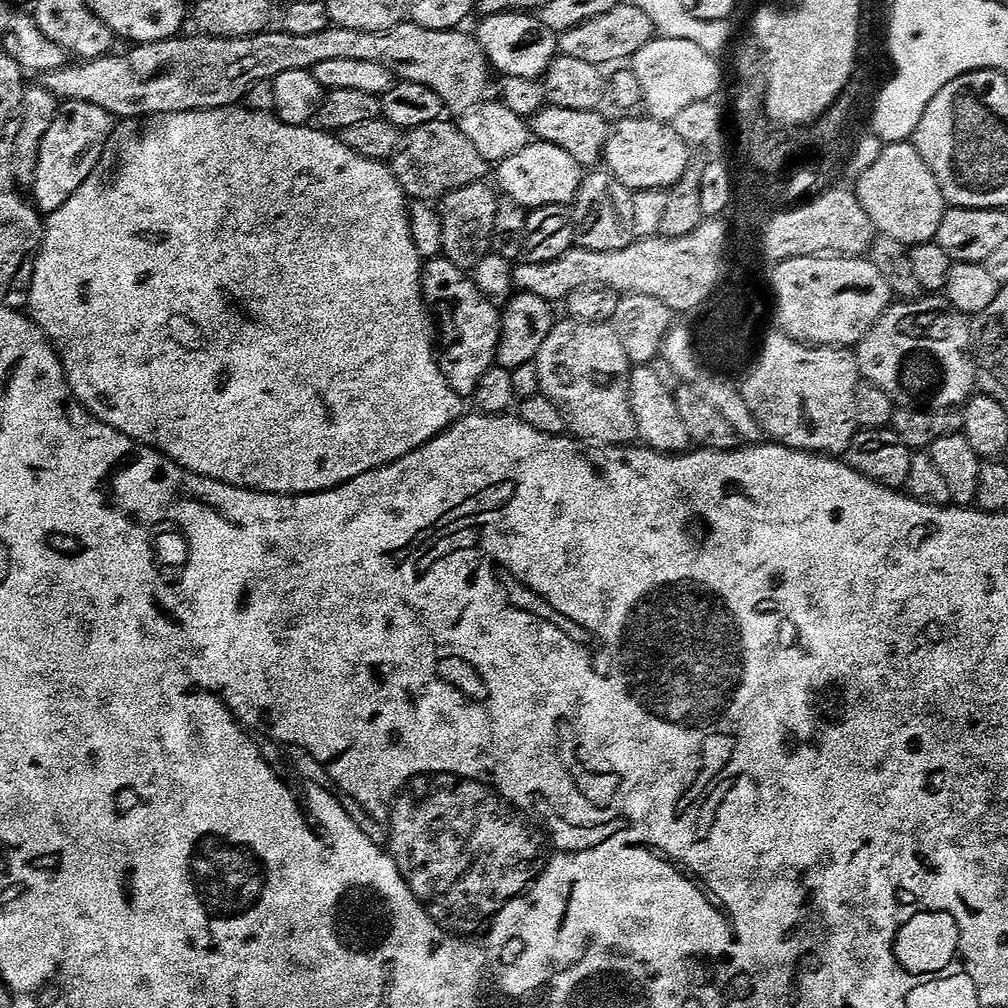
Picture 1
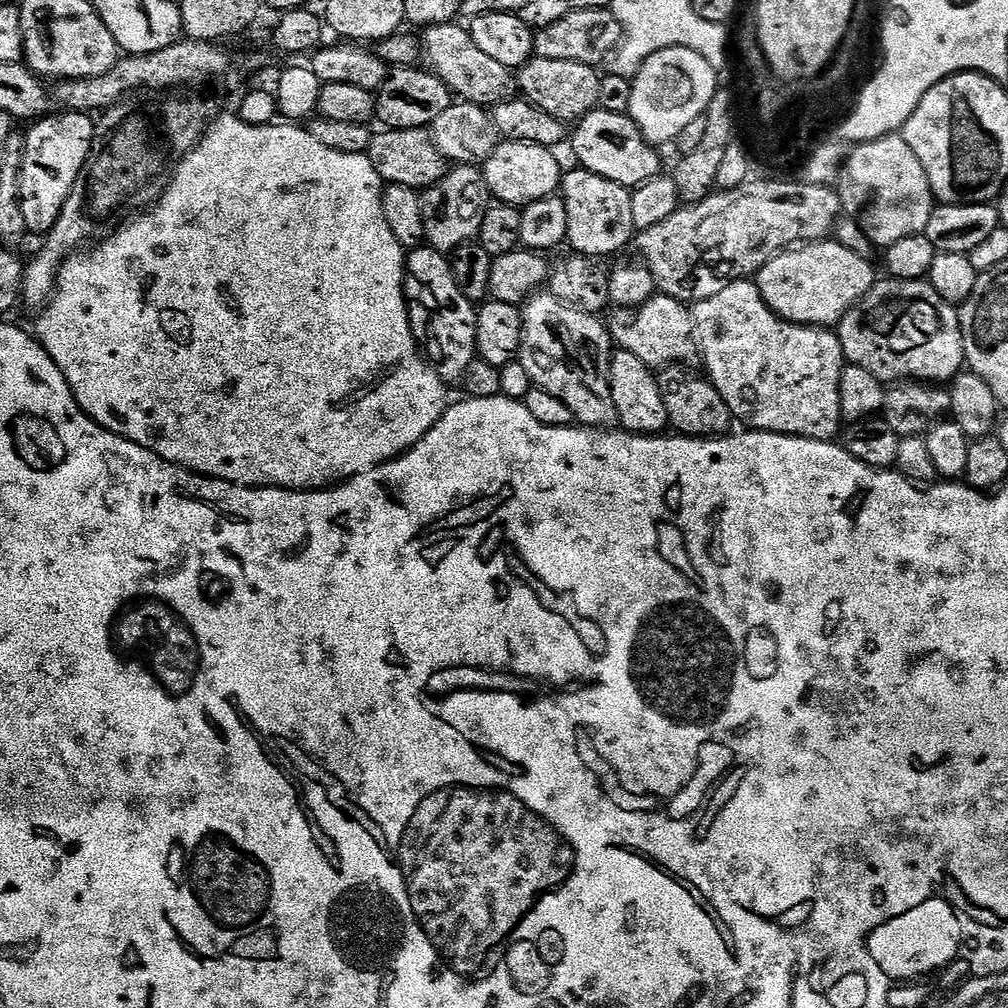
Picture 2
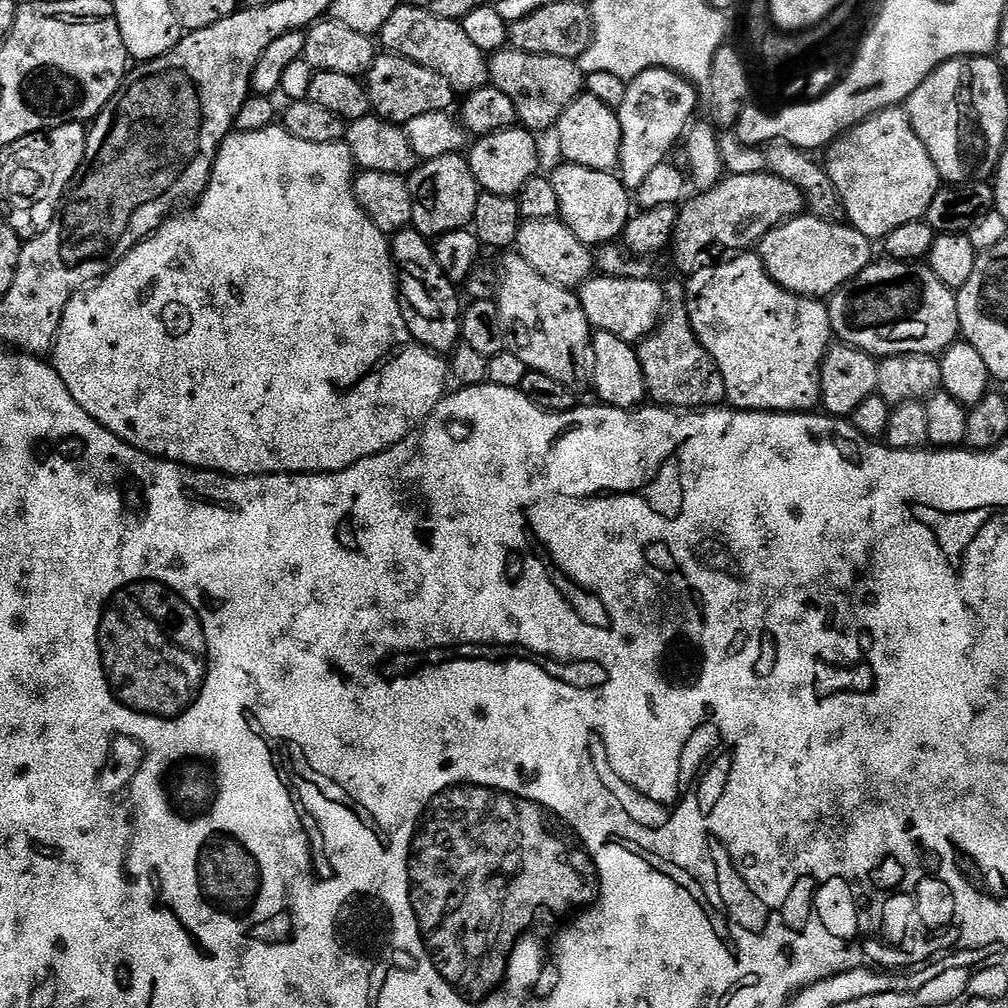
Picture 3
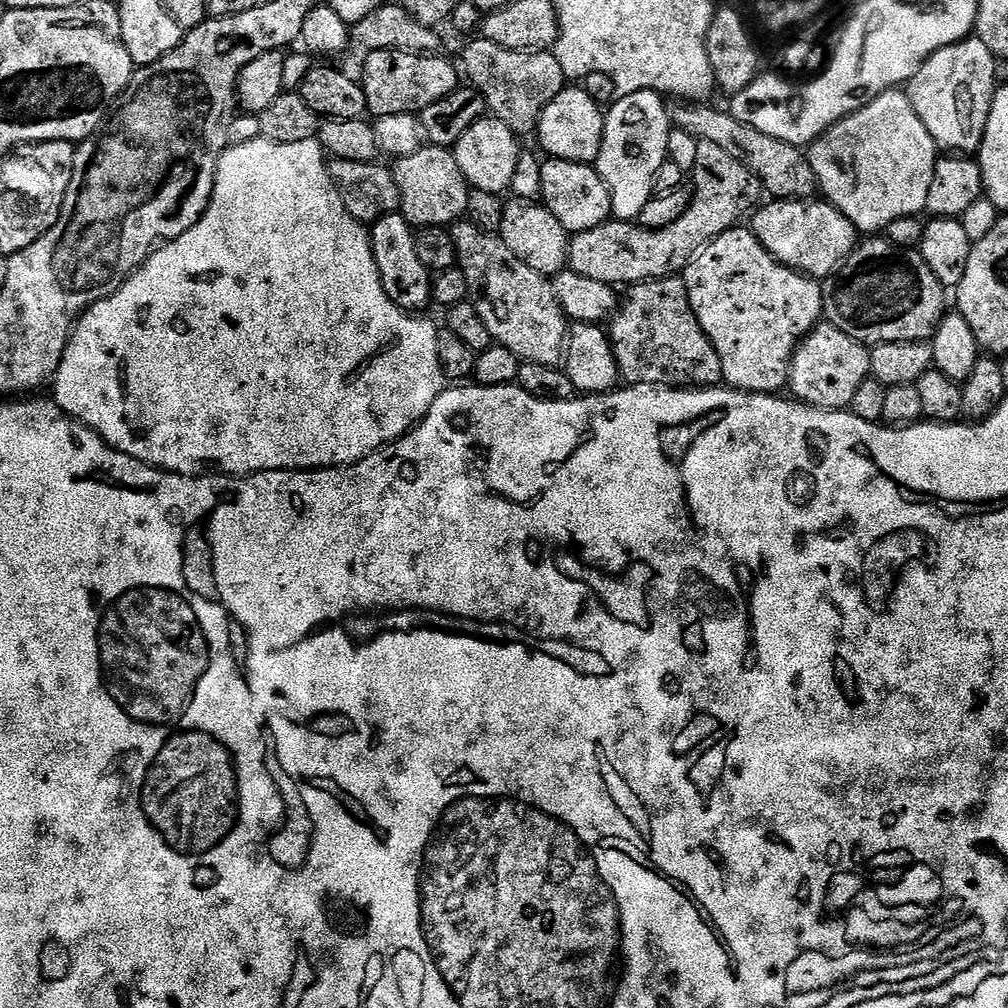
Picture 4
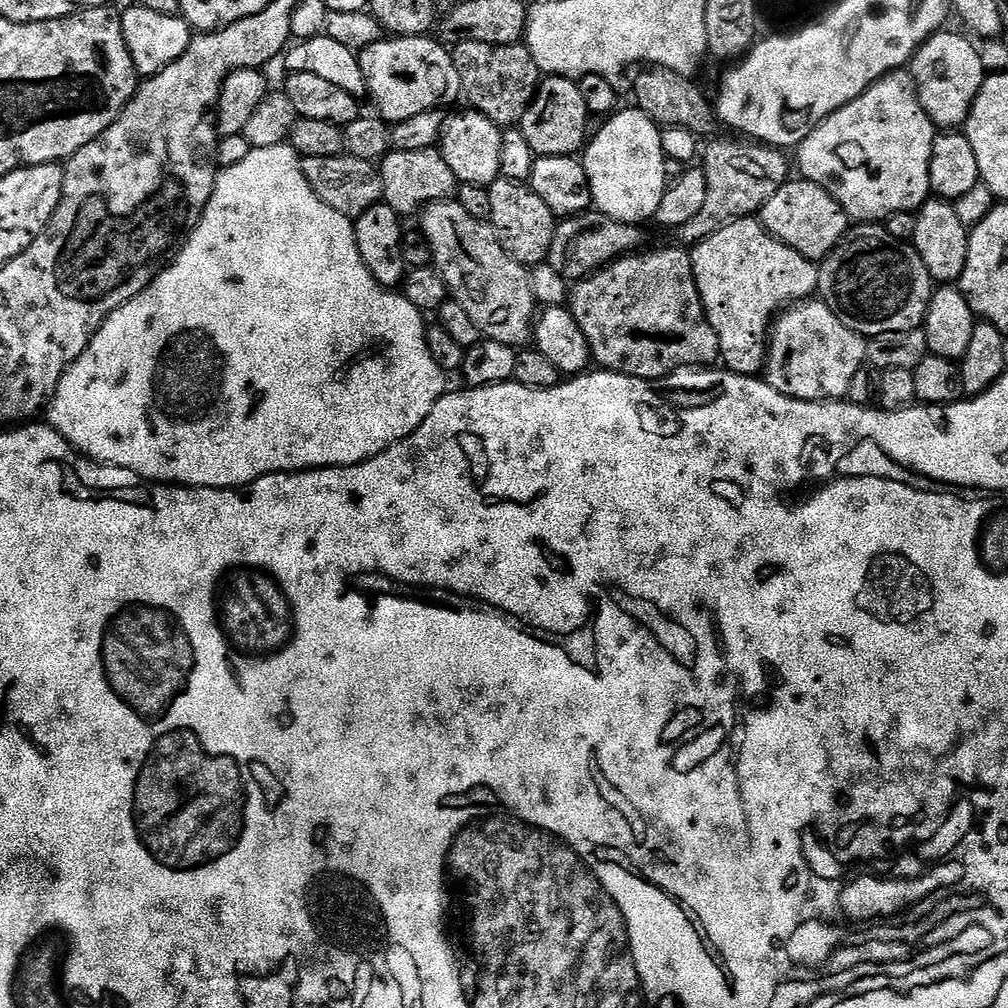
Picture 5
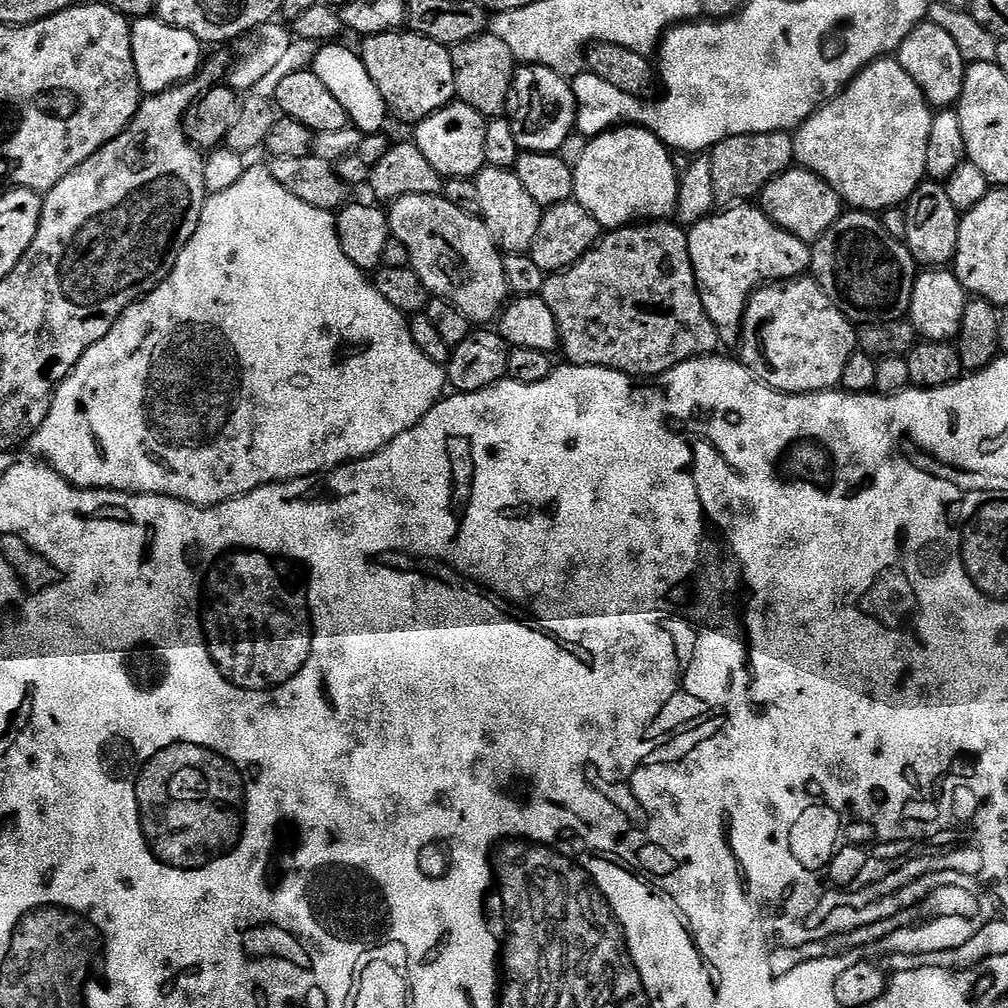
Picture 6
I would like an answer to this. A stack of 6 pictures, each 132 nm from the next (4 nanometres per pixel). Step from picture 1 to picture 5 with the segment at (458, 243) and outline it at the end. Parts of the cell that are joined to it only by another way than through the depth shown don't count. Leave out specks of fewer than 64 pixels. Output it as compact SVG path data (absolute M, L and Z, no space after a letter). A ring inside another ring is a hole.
M439 147L426 150L395 150L379 161L383 203L390 206L390 210L397 212L402 218L415 217L423 213L430 204L448 202L457 195L458 181L454 170L446 166L446 158L441 154Z

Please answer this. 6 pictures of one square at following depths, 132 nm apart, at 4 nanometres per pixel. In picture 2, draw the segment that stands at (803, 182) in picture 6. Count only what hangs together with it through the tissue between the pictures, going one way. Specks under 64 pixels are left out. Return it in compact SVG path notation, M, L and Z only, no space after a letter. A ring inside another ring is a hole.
M825 238L776 253L761 266L754 283L780 319L792 324L836 326L876 283L878 276L872 273L872 262L854 254L854 250L846 250L835 239Z

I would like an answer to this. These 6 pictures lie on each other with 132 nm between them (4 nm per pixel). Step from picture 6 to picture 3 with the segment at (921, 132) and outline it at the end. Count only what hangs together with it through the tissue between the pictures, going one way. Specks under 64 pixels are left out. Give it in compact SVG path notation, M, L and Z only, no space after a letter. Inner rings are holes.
M900 106L885 108L869 120L863 120L861 124L837 136L828 145L826 155L826 169L844 205L847 223L866 234L866 238L873 242L883 241L884 237L898 230L898 226L906 226L906 222L925 219L930 202L934 202L942 187L938 170L926 146L922 146L922 138L918 138L907 111Z

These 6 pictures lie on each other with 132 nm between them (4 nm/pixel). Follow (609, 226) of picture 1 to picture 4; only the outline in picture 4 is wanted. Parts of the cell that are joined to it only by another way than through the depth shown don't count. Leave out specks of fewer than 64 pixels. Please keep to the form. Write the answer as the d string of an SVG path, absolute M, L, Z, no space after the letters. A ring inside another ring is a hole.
M545 159L542 163L540 196L542 197L543 207L548 208L550 214L554 214L554 218L558 218L558 222L562 222L562 226L570 234L594 230L594 226L602 226L607 220L613 219L610 190L606 186L606 182L602 182L600 175L596 173L595 167L590 164L579 164L569 160Z

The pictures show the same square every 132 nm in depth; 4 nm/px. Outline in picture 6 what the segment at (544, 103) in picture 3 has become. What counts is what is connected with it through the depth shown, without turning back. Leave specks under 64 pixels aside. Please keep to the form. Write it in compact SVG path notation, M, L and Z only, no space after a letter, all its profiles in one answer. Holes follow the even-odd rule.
M491 34L476 36L451 49L454 62L454 86L459 103L474 106L485 118L496 118L509 107L512 82L516 78L518 61L510 54L510 46Z

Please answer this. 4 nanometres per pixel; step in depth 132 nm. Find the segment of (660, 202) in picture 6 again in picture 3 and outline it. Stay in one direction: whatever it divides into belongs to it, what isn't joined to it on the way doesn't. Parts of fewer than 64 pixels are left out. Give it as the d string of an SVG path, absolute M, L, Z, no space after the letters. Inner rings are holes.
M651 68L635 76L618 109L624 145L620 147L619 175L629 190L637 190L650 170L669 159L668 151L685 135L696 112L696 92L689 81L668 68Z

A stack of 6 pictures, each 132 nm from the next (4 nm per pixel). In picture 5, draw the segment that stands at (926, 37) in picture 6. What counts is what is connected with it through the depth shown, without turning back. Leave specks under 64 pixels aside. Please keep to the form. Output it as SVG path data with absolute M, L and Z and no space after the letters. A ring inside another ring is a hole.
M941 30L931 36L925 44L916 49L916 54L910 61L910 75L916 84L916 93L922 102L922 110L926 110L926 114L940 130L956 130L968 121L968 115L974 106L974 98L978 98L978 90L982 90L986 75L982 58L978 58L973 41L967 35L959 36L956 32L948 31Z

